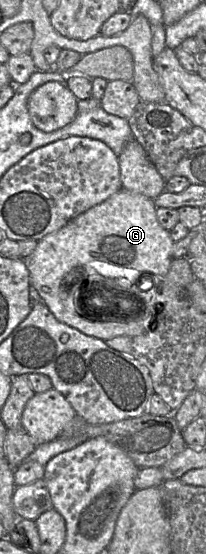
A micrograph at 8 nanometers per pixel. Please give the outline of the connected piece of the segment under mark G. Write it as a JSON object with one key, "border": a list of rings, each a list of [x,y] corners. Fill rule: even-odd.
{"border":[[[132,138],[119,155],[120,175],[122,188],[102,203],[71,219],[59,230],[44,236],[37,242],[33,253],[25,260],[30,273],[30,285],[40,294],[42,302],[48,307],[55,318],[71,326],[83,334],[107,341],[117,336],[139,336],[151,330],[132,331],[132,327],[125,327],[121,321],[111,324],[109,320],[95,320],[103,316],[92,314],[93,304],[89,301],[90,290],[101,289],[105,284],[114,295],[128,296],[133,305],[140,304],[135,292],[141,294],[142,282],[145,276],[142,273],[166,275],[170,269],[173,257],[174,241],[170,231],[166,230],[158,221],[155,198],[165,191],[166,180],[161,176],[150,160],[143,146]],[[78,297],[85,298],[86,302],[78,309]],[[82,310],[88,310],[88,317],[84,317]]]}

